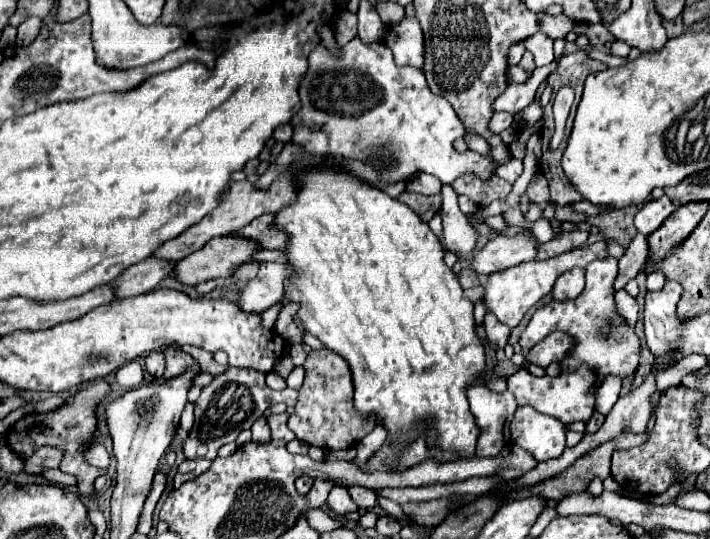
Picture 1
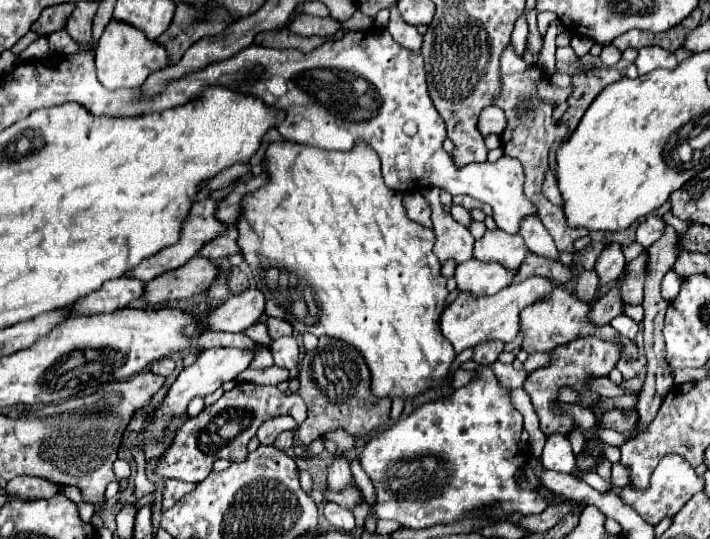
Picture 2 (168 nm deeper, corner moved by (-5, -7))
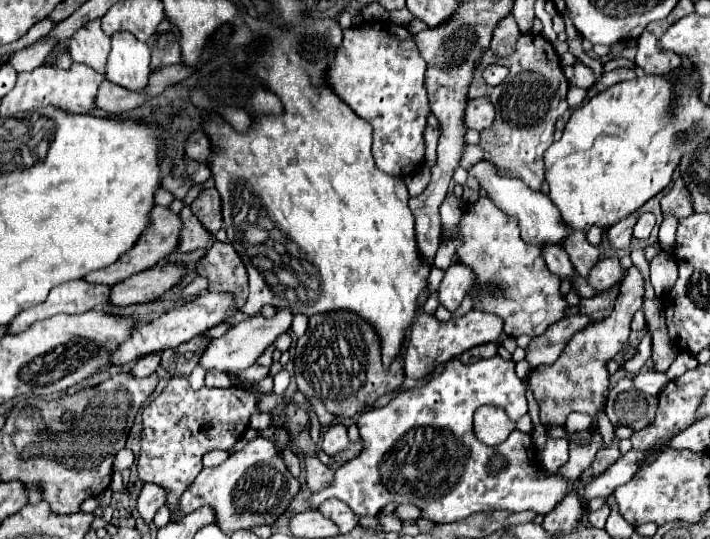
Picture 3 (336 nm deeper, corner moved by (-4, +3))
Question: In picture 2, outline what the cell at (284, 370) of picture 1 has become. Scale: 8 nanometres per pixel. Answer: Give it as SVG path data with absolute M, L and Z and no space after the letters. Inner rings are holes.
M268 367L268 369L262 369L262 371L256 371L256 369L246 369L242 375L238 375L238 381L252 381L252 383L260 383L260 385L278 385L280 381L286 381L290 375L288 375L288 369L282 367Z

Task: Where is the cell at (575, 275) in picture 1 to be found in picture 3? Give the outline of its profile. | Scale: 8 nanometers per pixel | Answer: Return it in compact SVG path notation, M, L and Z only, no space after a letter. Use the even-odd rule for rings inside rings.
M611 257L611 259L601 259L597 261L597 265L593 265L593 269L589 271L589 277L587 277L587 285L591 285L593 289L597 291L603 291L603 289L609 289L611 285L615 285L617 281L621 281L623 277L623 269L619 265L619 259Z

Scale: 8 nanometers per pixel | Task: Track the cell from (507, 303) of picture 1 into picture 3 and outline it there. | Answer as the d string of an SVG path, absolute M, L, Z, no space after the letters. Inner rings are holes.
M471 309L463 317L451 317L449 321L439 321L435 315L421 311L411 327L411 335L407 341L405 375L411 379L421 379L427 373L431 373L439 363L445 363L475 345L499 341L501 333L503 333L503 321L495 313Z

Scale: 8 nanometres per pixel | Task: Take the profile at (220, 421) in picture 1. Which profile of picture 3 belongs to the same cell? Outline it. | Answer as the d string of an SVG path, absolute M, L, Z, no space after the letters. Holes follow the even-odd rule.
M171 379L165 391L143 409L141 455L137 461L141 481L163 485L169 491L167 507L175 509L181 493L203 469L201 457L213 449L229 451L243 437L253 413L273 413L283 401L283 395L255 393L245 385L233 385L227 389L203 387L193 391L187 379Z

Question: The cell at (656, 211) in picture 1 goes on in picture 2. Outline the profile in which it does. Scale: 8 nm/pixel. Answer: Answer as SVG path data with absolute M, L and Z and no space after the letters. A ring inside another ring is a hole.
M652 215L646 217L646 219L640 223L638 231L636 231L636 241L638 241L644 249L650 247L654 241L660 239L662 227L664 227L664 221L662 221L660 217L652 217Z

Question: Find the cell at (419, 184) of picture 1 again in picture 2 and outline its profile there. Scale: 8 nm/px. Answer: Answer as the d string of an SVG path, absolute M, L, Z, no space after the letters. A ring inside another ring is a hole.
M430 187L422 195L426 201L432 205L432 223L434 223L434 255L438 257L440 263L446 263L448 259L456 263L464 263L472 257L472 247L474 247L474 237L470 235L468 227L456 223L450 213L446 213L440 205L438 199L440 189Z

